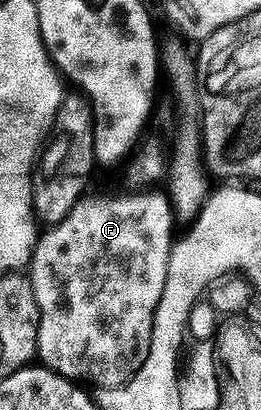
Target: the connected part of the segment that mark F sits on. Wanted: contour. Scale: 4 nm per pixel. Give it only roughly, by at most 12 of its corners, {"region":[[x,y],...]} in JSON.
{"region":[[86,193],[38,234],[37,355],[117,389],[147,361],[168,194]]}

